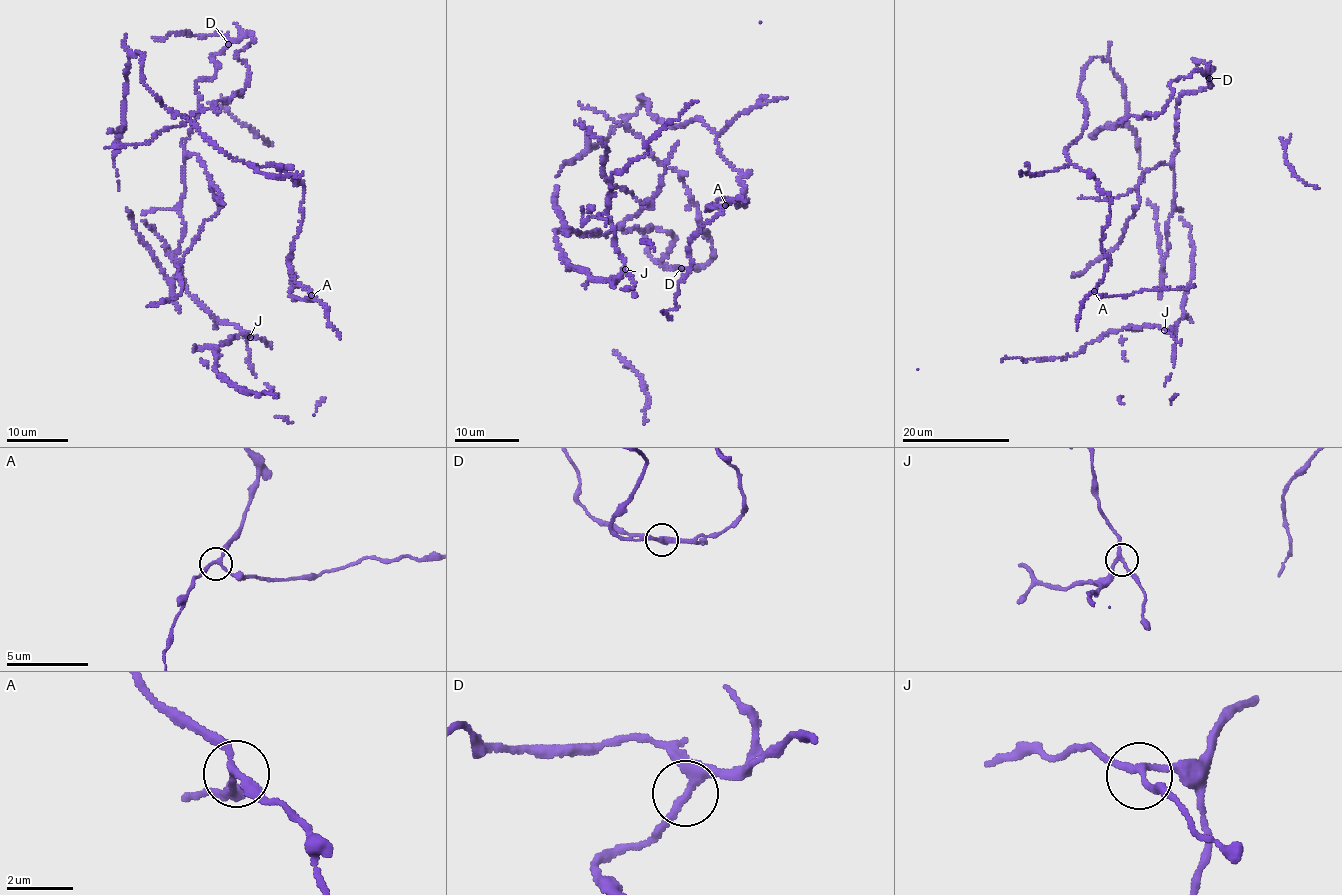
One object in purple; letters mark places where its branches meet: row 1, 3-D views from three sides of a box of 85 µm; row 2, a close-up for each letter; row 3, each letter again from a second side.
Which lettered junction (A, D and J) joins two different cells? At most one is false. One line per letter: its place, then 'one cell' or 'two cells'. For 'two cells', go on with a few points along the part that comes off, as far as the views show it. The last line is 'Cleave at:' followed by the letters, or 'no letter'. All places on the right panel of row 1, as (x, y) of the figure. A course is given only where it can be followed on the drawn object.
A: at (1094, 291); one cell
D: at (1209, 78); one cell
J: at (1164, 330); one cell
Cleave at: no letter

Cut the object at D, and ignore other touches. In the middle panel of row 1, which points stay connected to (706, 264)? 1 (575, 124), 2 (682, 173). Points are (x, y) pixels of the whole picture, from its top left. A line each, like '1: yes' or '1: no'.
1: no
2: yes

